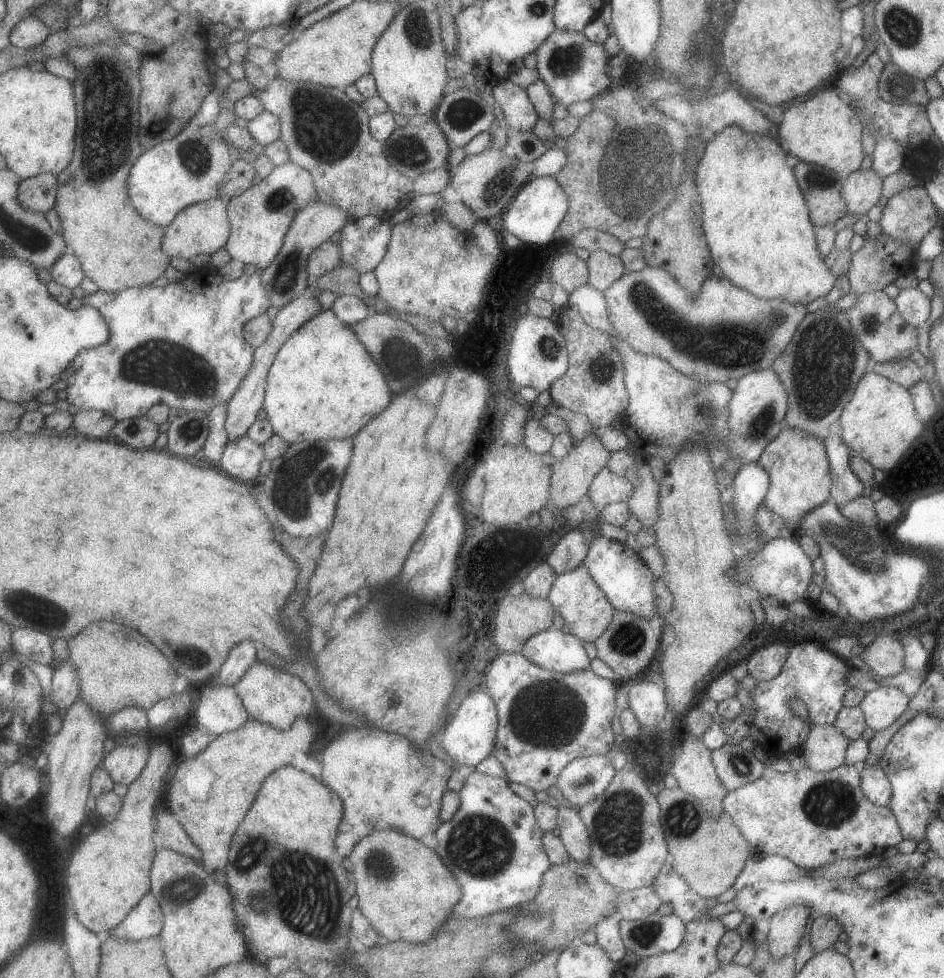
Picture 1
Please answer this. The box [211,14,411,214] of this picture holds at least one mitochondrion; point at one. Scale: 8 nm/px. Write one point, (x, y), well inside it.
(330, 128)

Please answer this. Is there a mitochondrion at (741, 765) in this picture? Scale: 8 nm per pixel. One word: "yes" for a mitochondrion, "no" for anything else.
yes

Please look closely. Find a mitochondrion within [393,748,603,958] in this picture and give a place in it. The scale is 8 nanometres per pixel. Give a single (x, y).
(478, 845)

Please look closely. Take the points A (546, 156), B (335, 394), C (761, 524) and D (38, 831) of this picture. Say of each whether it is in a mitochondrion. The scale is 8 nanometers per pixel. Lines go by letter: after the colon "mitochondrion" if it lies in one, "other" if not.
A: other
B: other
C: other
D: other

